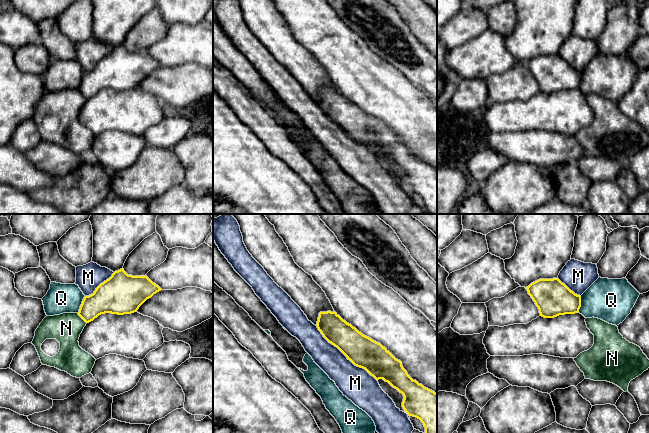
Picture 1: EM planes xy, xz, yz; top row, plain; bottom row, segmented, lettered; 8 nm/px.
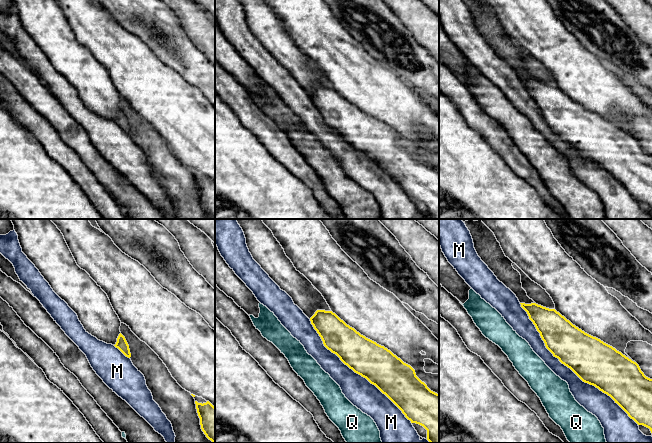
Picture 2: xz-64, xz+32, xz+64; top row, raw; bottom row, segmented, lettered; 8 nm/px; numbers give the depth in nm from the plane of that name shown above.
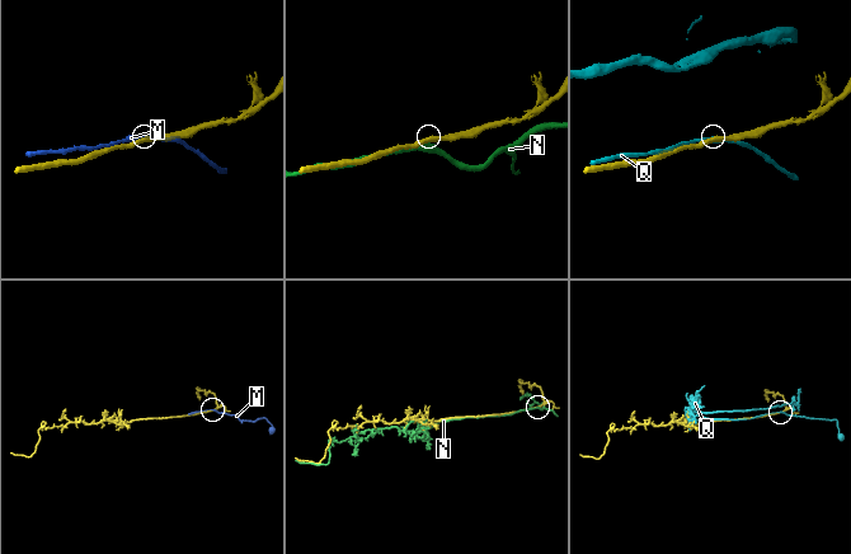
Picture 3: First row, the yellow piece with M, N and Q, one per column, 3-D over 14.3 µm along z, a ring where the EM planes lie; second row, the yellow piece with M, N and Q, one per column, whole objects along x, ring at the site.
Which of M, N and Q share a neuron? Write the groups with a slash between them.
M / N / Q

